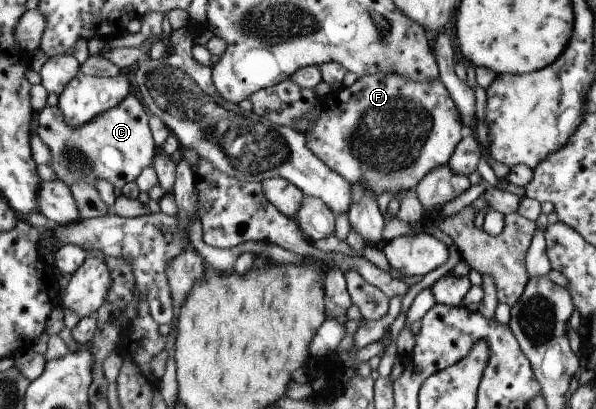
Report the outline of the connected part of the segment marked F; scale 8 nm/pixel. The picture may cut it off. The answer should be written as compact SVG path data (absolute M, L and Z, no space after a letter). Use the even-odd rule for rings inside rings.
M372 74L364 77L357 77L351 87L338 86L337 90L331 90L328 94L320 100L320 113L316 122L309 131L303 133L306 148L314 157L324 164L329 170L344 178L349 184L364 184L366 188L370 188L374 192L374 196L378 196L383 192L390 192L391 194L400 193L403 190L415 189L416 184L426 176L430 171L434 170L436 166L444 166L448 163L450 156L452 156L456 144L460 142L464 136L462 135L462 125L460 124L460 116L448 96L446 88L442 85L439 79L432 80L432 82L414 82L408 80L404 76L398 74Z

